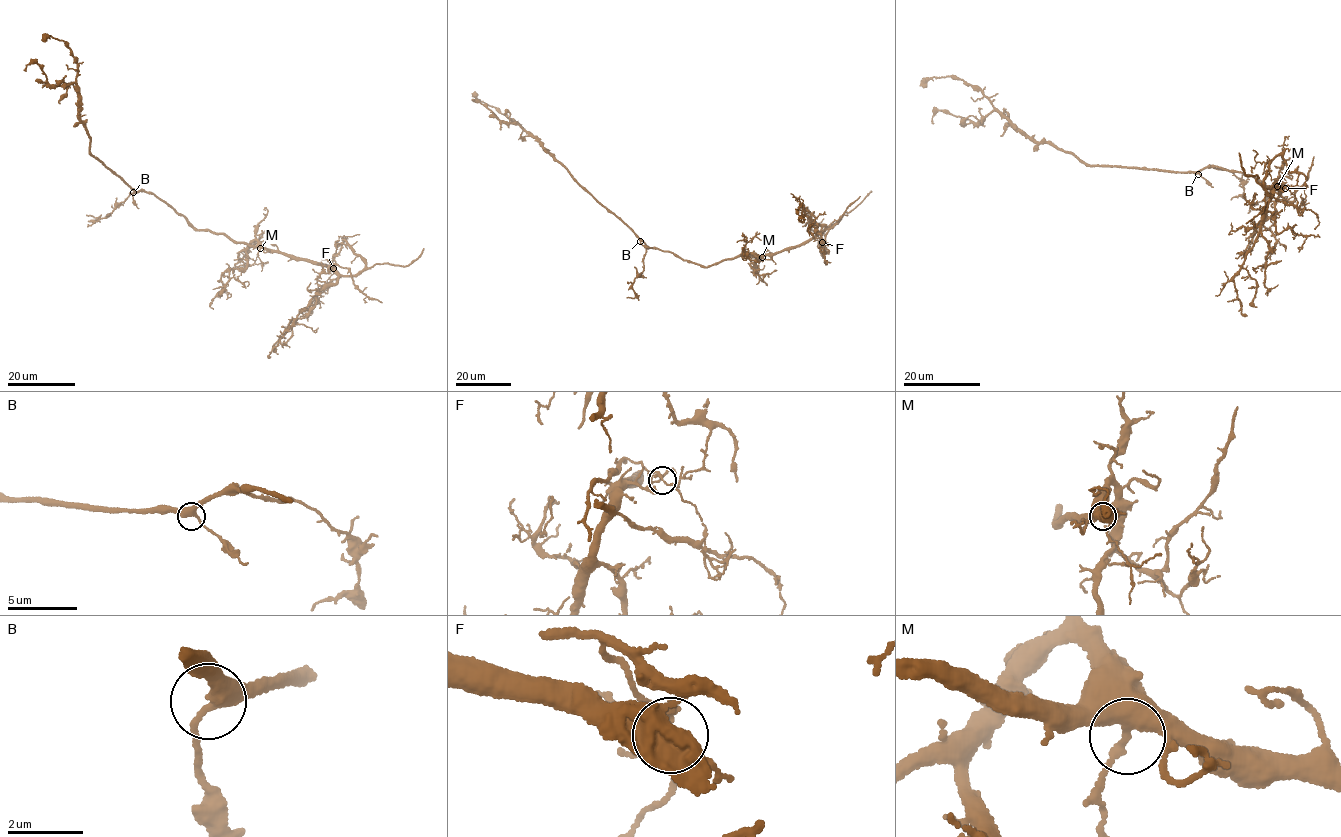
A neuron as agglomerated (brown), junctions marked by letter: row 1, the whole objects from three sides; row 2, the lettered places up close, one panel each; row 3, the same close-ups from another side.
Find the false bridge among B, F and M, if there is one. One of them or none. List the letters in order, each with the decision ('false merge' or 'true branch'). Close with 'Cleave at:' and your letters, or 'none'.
B: true branch
F: false merge
M: true branch
Cleave at: F

